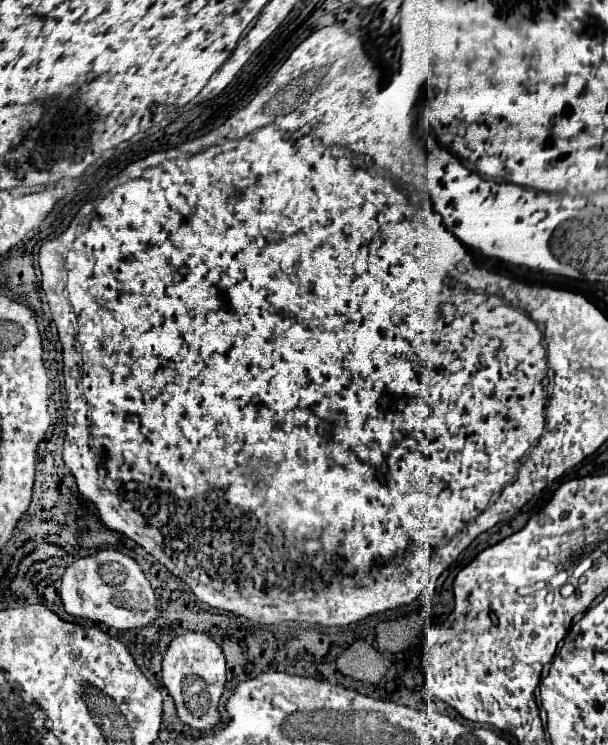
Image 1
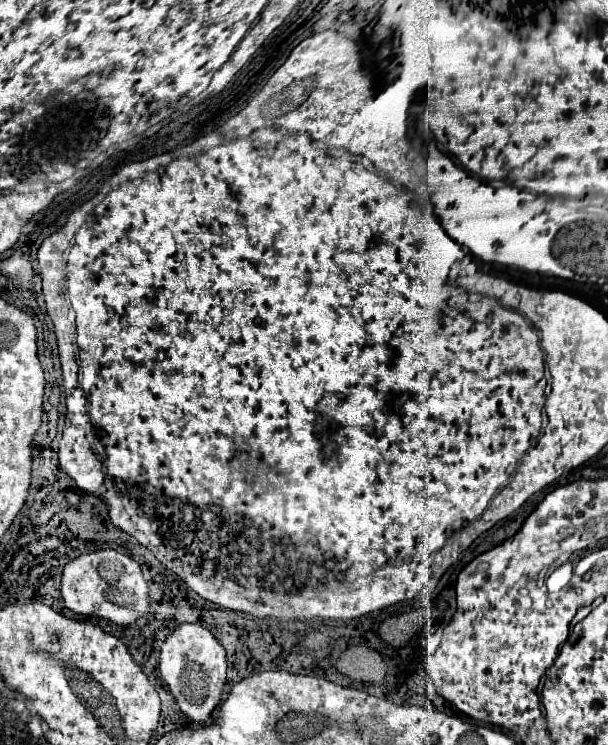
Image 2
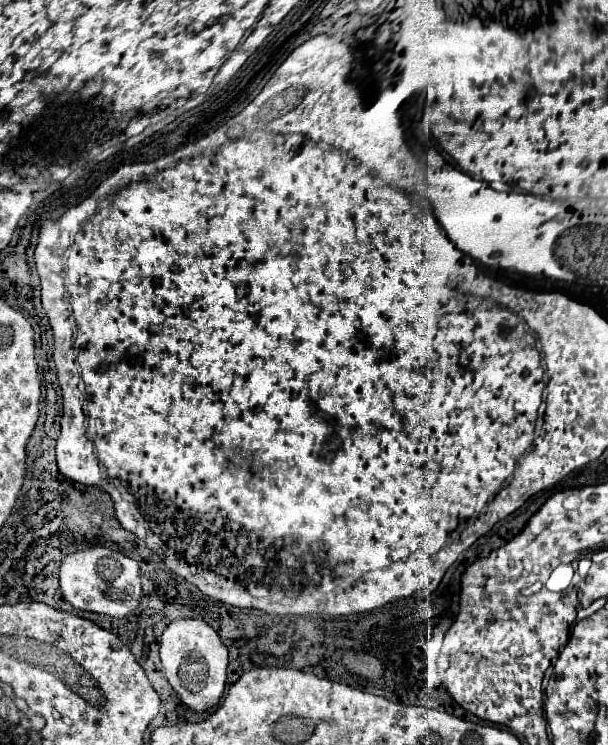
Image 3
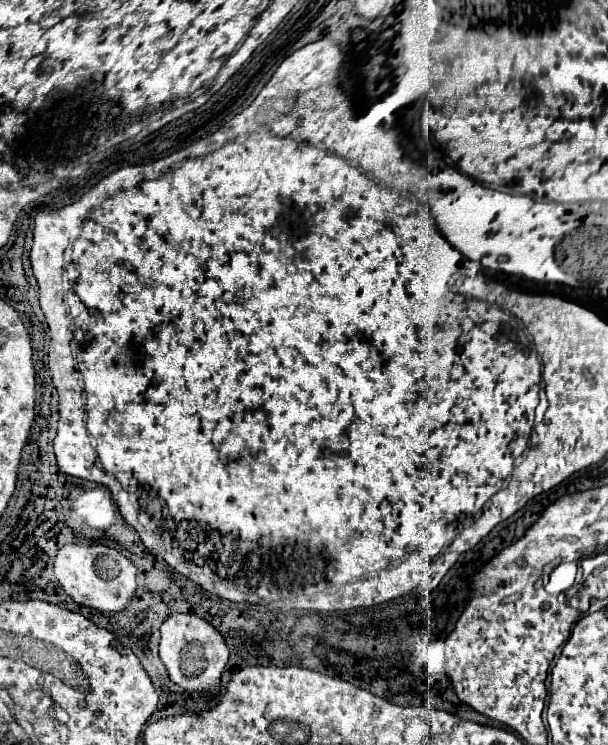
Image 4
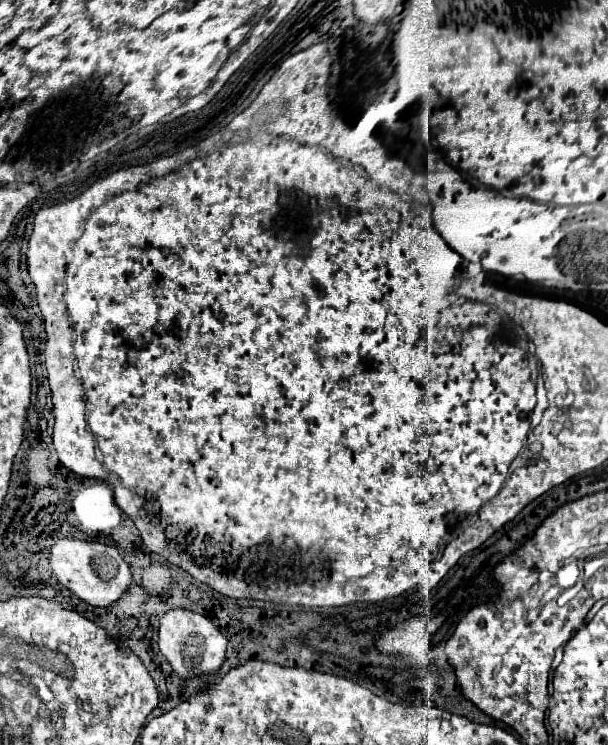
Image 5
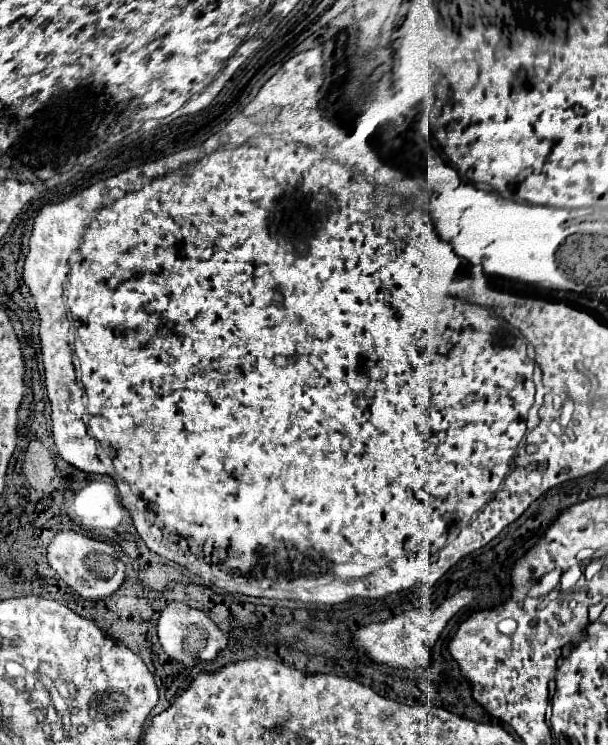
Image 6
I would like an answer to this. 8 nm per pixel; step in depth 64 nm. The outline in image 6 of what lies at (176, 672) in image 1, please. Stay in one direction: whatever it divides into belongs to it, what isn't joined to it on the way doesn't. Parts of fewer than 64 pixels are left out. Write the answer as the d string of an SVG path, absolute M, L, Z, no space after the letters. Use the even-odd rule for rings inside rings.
M170 602L160 618L158 618L158 640L166 654L182 662L184 666L192 668L196 664L196 658L200 660L214 660L220 650L224 650L228 644L228 636L224 630L220 630L202 610L190 608L182 602Z

